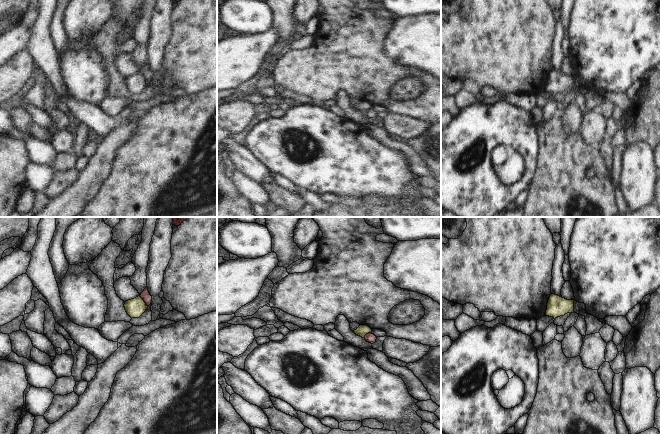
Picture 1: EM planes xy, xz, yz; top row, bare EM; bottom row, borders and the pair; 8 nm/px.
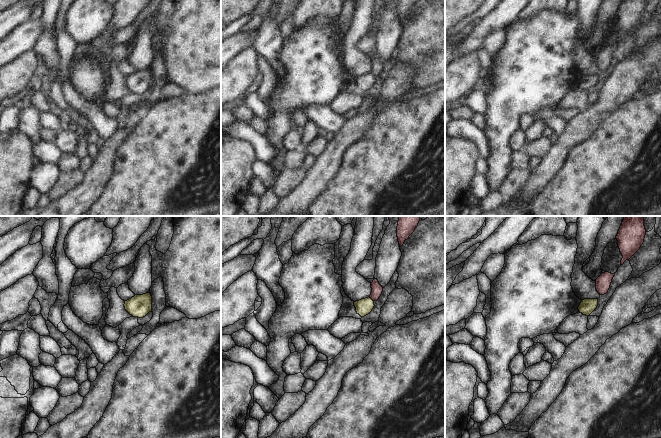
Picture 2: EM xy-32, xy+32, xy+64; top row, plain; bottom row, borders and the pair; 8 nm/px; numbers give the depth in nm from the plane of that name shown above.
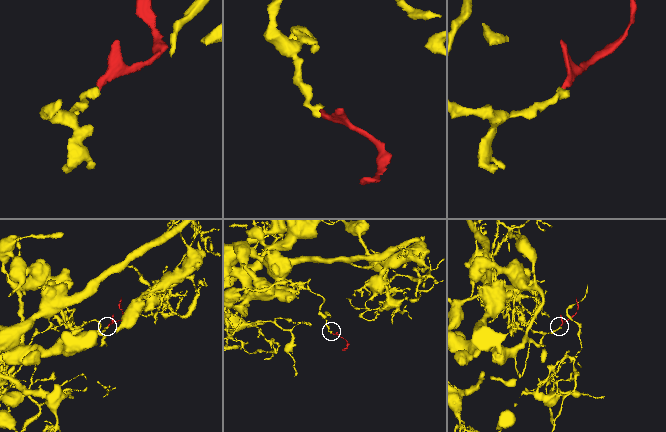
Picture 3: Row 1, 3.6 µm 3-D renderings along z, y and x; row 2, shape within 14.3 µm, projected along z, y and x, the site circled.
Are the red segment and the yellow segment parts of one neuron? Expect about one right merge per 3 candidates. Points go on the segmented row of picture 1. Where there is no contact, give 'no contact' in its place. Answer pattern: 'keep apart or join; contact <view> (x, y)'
keep apart; contact xy (144, 301)

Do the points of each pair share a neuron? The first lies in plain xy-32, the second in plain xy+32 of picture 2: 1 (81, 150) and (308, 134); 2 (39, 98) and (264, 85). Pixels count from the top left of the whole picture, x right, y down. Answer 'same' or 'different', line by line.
1: same
2: same

